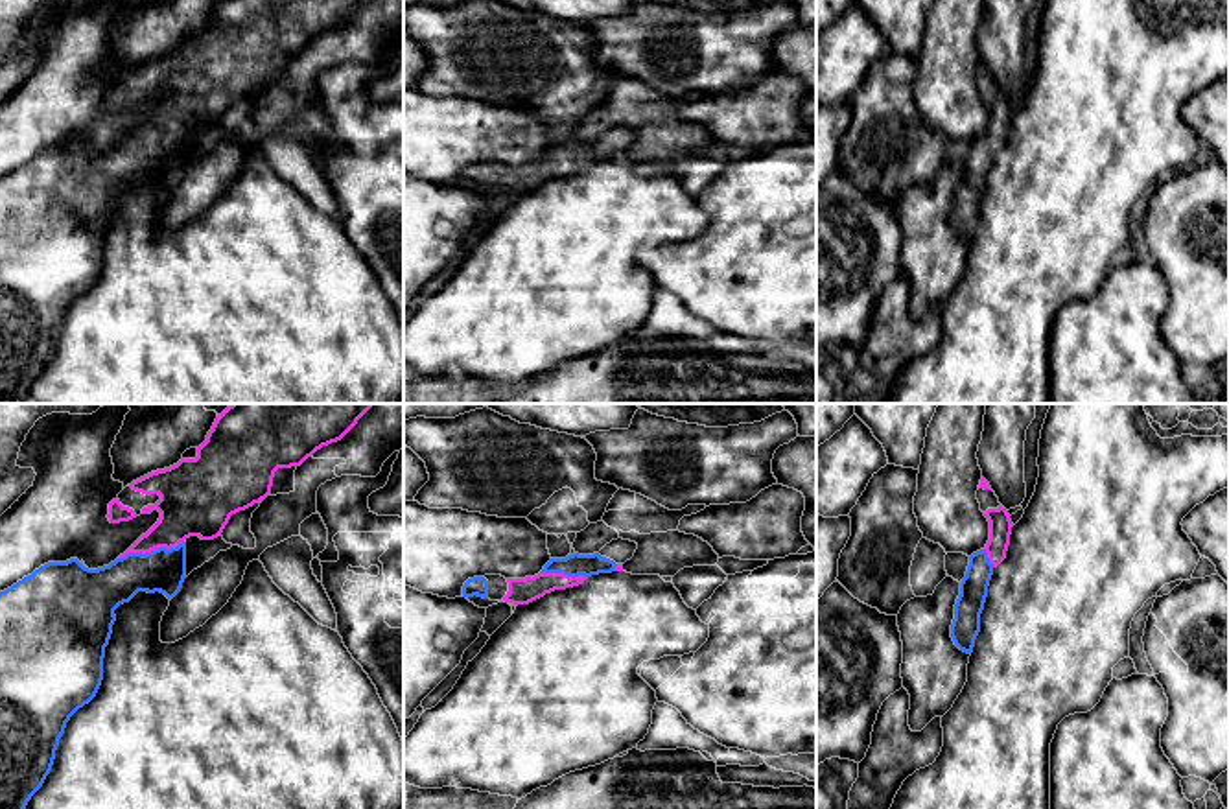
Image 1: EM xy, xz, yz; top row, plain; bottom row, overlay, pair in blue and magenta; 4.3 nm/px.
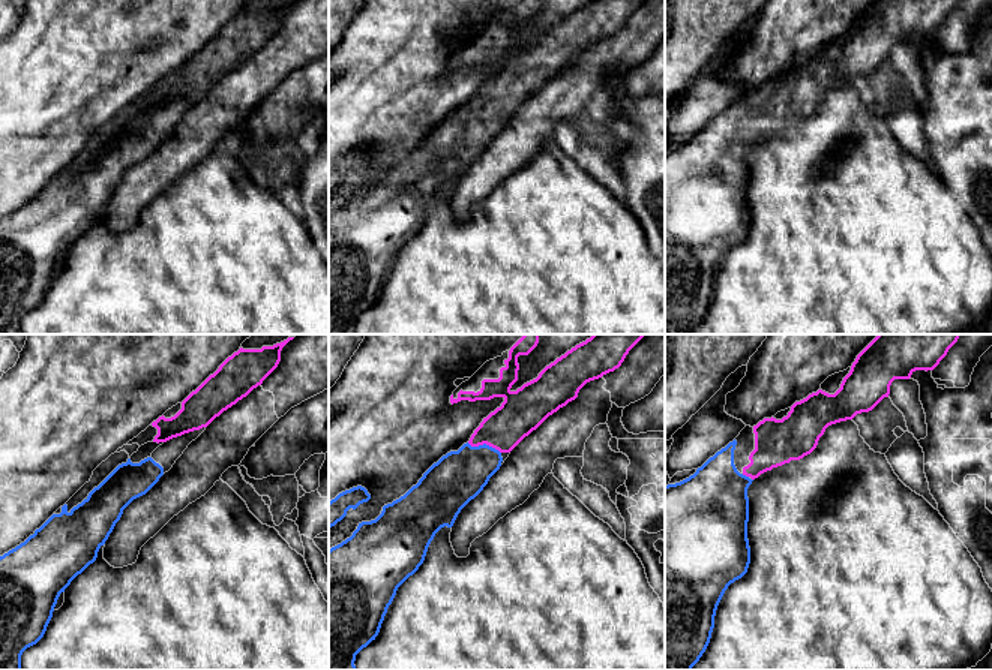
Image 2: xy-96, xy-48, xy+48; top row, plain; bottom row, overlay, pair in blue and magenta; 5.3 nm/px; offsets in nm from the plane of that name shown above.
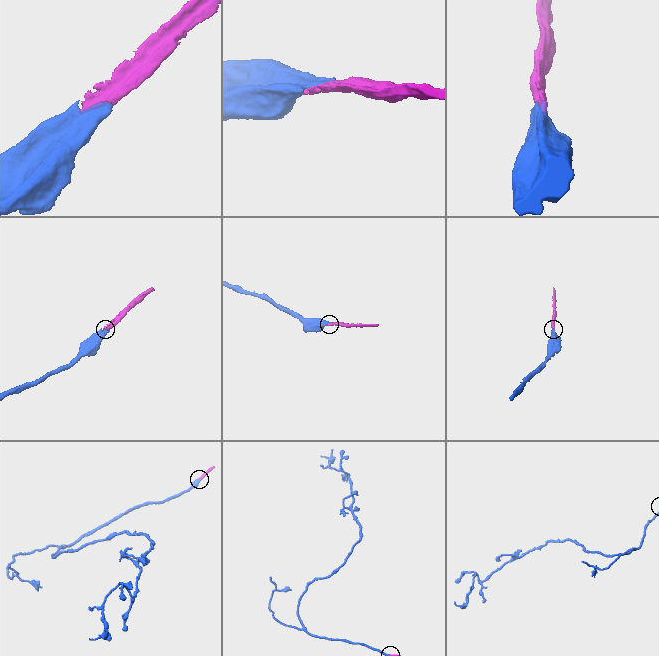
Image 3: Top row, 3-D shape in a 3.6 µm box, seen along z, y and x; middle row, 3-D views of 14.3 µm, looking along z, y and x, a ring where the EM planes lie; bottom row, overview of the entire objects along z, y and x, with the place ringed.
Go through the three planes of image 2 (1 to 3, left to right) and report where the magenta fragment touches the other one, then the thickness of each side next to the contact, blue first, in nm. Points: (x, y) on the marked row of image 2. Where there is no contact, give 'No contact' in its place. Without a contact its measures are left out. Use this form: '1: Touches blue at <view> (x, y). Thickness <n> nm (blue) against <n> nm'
1: No contact
2: Touches blue at xy-48 (483, 444). Thickness 280 nm (blue) against 220 nm
3: Touches blue at xy+48 (745, 475). Thickness 400 nm (blue) against 240 nm

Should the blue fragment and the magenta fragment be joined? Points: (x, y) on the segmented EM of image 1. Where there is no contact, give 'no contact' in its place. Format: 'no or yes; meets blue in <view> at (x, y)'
yes; meets blue in xy at (152, 551)

